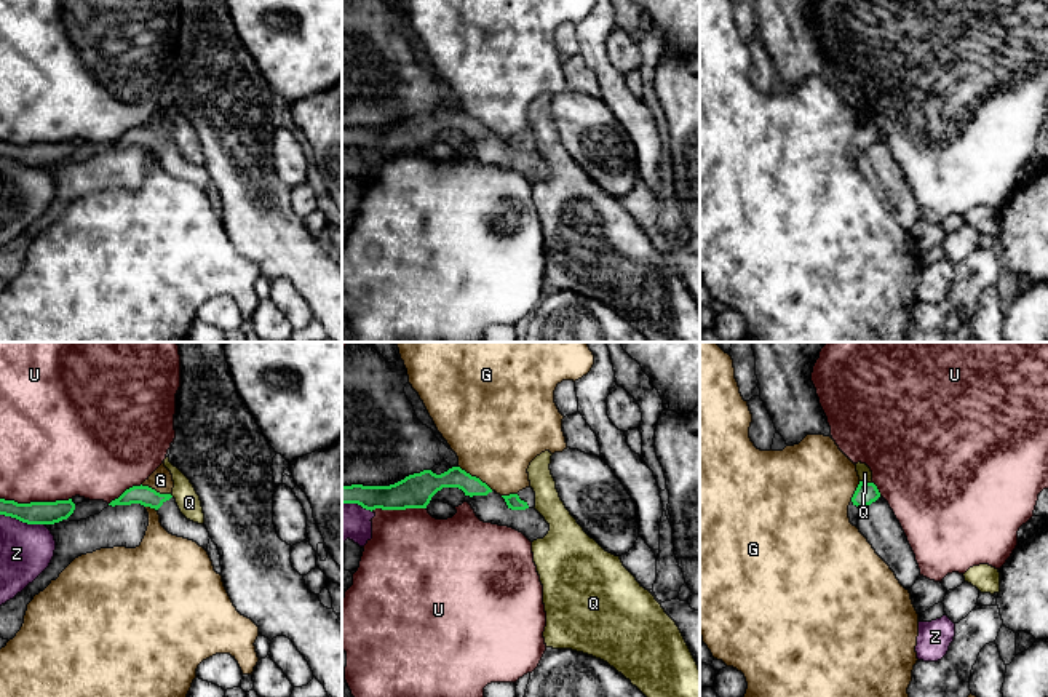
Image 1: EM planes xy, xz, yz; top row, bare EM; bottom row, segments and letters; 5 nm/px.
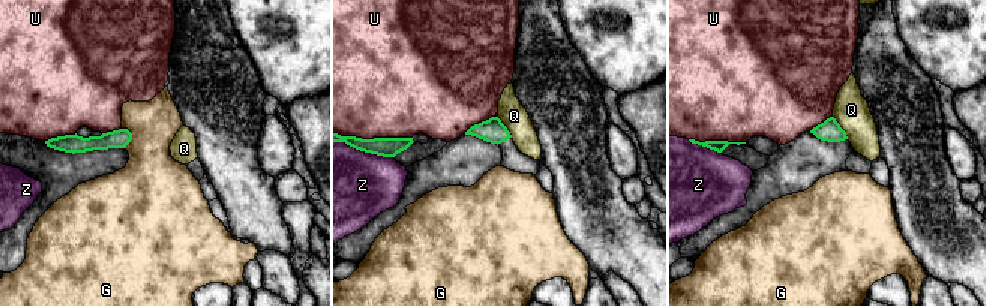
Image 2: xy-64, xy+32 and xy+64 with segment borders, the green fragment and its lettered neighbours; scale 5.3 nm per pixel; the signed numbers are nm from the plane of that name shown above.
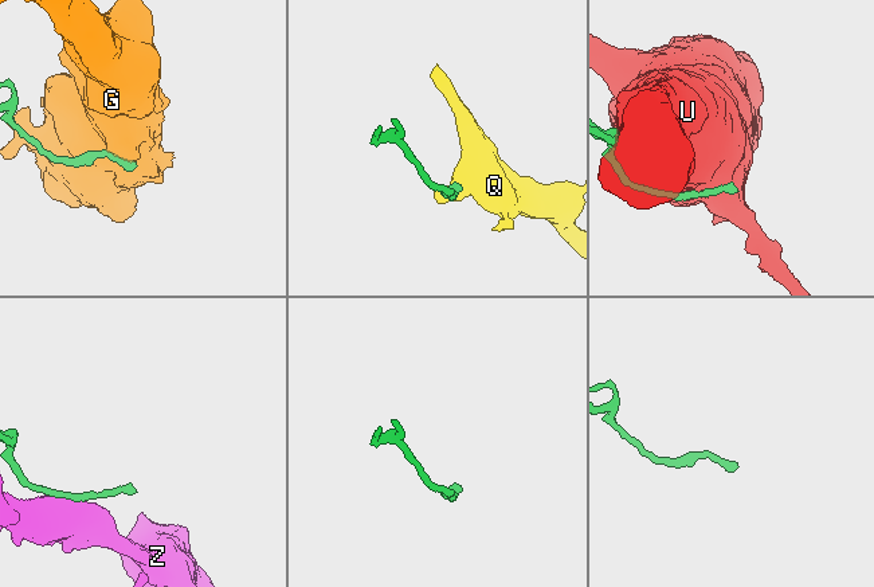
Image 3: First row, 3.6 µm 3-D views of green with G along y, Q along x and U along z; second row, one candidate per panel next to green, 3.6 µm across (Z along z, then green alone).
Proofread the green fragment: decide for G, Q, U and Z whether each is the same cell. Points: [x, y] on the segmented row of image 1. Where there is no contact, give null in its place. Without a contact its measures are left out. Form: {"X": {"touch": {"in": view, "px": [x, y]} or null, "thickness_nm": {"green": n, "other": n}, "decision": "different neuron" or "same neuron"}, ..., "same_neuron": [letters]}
{"G": {"touch": {"in": "xz", "px": [475, 477]}, "thickness_nm": {"green": 130, "other": 460}, "decision": "different neuron"}, "Q": {"touch": {"in": "yz", "px": [866, 481]}, "thickness_nm": {"green": 110, "other": 70}, "decision": "different neuron"}, "U": {"touch": {"in": "xy", "px": [35, 502]}, "thickness_nm": {"green": 110, "other": 480}, "decision": "different neuron"}, "Z": {"touch": {"in": "xy", "px": [23, 521]}, "thickness_nm": {"green": 110, "other": 280}, "decision": "different neuron"}, "same_neuron": []}

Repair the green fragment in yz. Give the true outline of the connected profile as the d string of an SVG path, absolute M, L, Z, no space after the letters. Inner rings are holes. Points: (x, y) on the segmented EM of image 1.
M859 481L852 502L848 505L848 518L853 526L858 526L858 513L861 508L871 505L880 497L880 492L874 483Z

